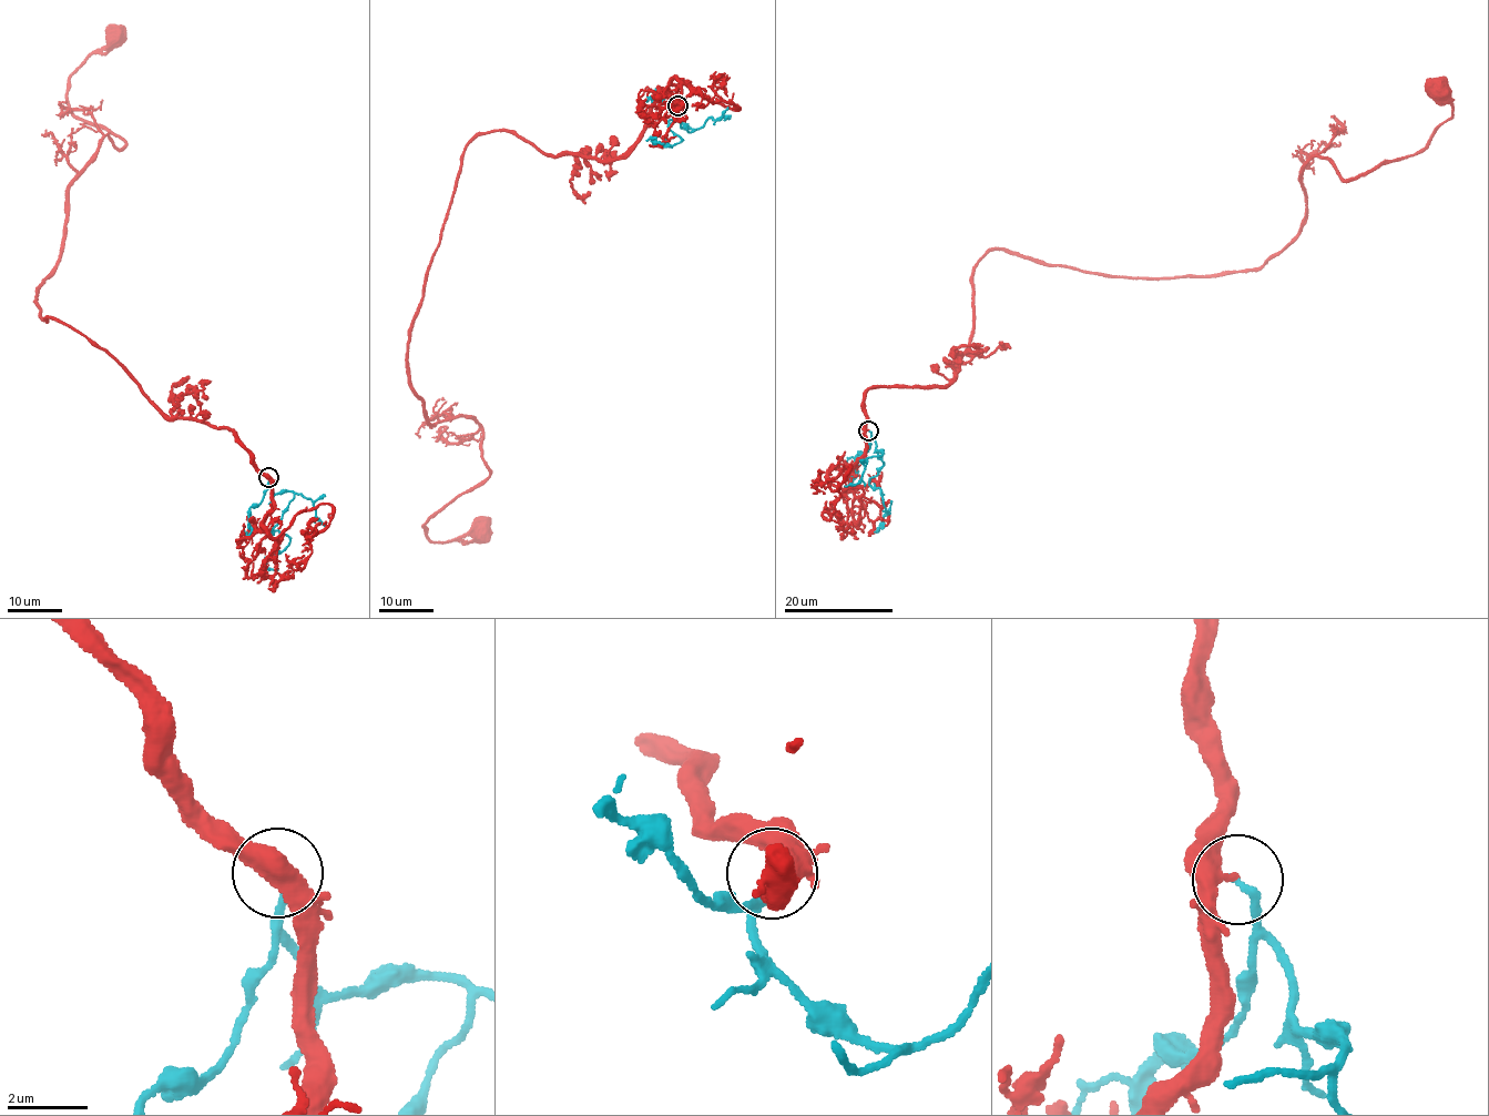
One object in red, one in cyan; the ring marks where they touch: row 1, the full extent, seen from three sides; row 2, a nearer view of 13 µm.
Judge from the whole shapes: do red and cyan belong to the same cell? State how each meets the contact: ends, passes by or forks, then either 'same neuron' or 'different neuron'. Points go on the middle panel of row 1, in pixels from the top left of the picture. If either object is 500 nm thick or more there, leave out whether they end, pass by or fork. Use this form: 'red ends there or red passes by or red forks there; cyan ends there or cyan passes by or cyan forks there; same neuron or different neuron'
red passes by; cyan ends there; different neuron

